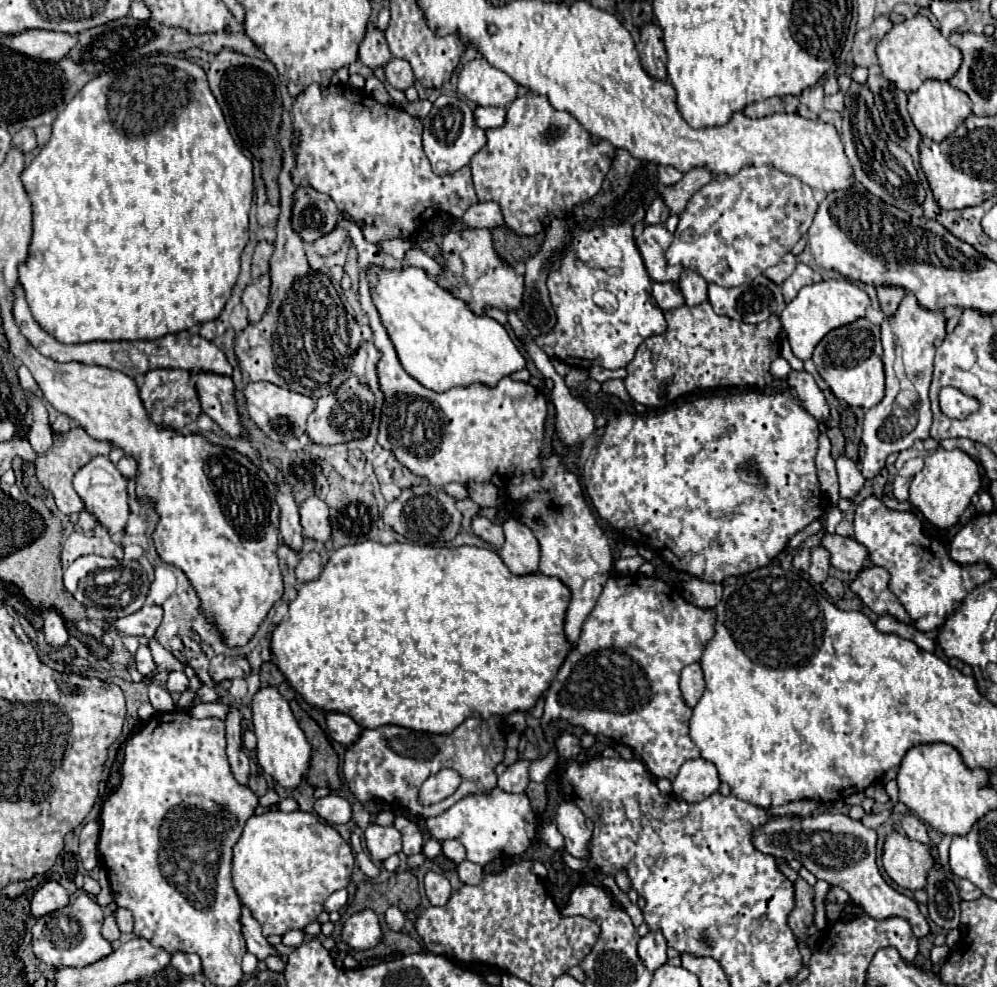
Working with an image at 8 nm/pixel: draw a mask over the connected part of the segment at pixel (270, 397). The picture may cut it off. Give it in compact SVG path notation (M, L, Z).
M251 382L245 388L245 396L247 396L247 408L251 414L251 420L271 438L271 440L279 440L281 436L295 436L299 438L305 432L305 422L307 416L315 410L315 402L309 396L291 392L287 388L279 388L271 382Z

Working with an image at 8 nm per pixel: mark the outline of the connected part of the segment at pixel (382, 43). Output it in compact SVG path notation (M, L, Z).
M371 28L365 32L365 38L359 46L359 60L369 68L385 66L391 60L391 52L389 52L383 30Z

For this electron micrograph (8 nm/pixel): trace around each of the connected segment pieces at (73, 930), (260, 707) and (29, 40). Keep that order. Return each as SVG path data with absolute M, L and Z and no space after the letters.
M81 894L75 902L71 902L63 910L57 910L37 920L37 924L31 930L33 932L33 954L41 962L55 966L55 968L89 966L113 952L111 944L99 934L101 924L103 924L103 912L99 904L91 900L87 894Z
M261 688L251 702L253 710L253 732L257 736L257 760L259 766L285 790L297 790L305 782L311 764L311 744L307 742L303 730L299 728L287 700L277 692L277 688Z
M25 30L15 38L1 38L1 42L17 52L47 62L61 62L63 58L67 58L71 48L77 46L75 36L51 30Z

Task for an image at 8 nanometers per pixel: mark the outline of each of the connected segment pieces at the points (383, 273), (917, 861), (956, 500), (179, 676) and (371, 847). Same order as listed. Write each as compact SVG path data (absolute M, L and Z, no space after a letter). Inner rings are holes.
M421 268L405 270L369 270L369 282L373 286L373 300L381 314L383 326L393 340L397 356L403 368L425 388L435 392L445 392L453 386L469 386L471 382L483 382L495 386L499 378L509 376L525 368L525 358L509 338L507 330L489 316L475 316L467 304L453 294L447 294L435 280L431 280Z
M891 832L883 844L883 868L889 878L907 890L923 888L931 858L927 858L927 846L911 842L901 832Z
M937 448L925 458L923 470L911 480L909 502L937 528L947 530L957 524L963 510L969 506L971 496L981 488L981 474L975 460L969 458L963 450L945 450Z
M171 672L169 680L167 680L167 690L169 692L183 692L183 690L187 690L187 684L189 684L189 680L183 672Z
M371 824L365 830L365 844L373 860L387 860L393 854L401 852L401 834L393 826L379 826Z

